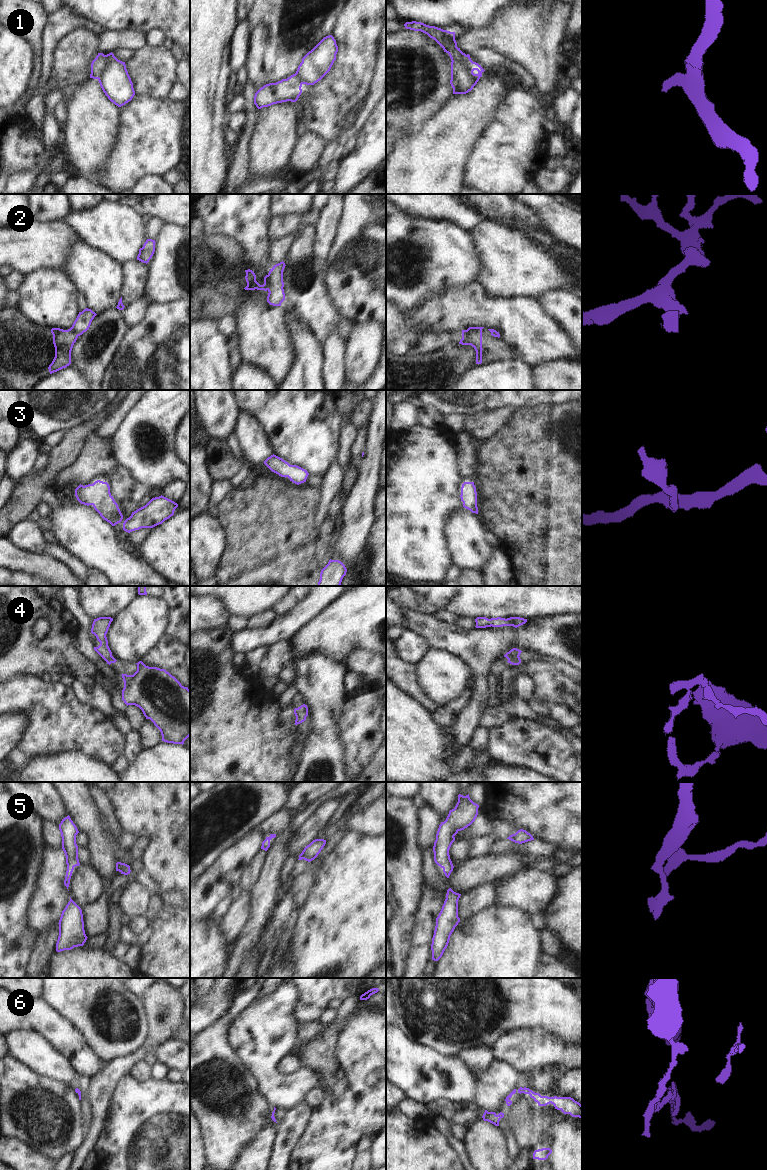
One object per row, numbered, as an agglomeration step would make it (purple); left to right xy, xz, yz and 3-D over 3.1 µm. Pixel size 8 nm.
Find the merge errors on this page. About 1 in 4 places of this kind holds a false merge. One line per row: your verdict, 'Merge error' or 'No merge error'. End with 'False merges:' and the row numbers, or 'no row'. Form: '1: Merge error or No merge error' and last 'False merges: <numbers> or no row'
1: Merge error
2: Merge error
3: No merge error
4: No merge error
5: No merge error
6: No merge error
False merges: 1, 2.

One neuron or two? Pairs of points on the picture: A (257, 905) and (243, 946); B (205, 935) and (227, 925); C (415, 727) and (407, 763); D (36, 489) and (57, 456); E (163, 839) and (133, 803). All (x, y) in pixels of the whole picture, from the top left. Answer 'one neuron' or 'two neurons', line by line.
A: one neuron
B: two neurons
C: one neuron
D: one neuron
E: one neuron

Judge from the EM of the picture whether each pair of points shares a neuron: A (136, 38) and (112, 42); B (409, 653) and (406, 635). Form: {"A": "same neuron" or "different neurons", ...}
{"A": "same neuron", "B": "same neuron"}

